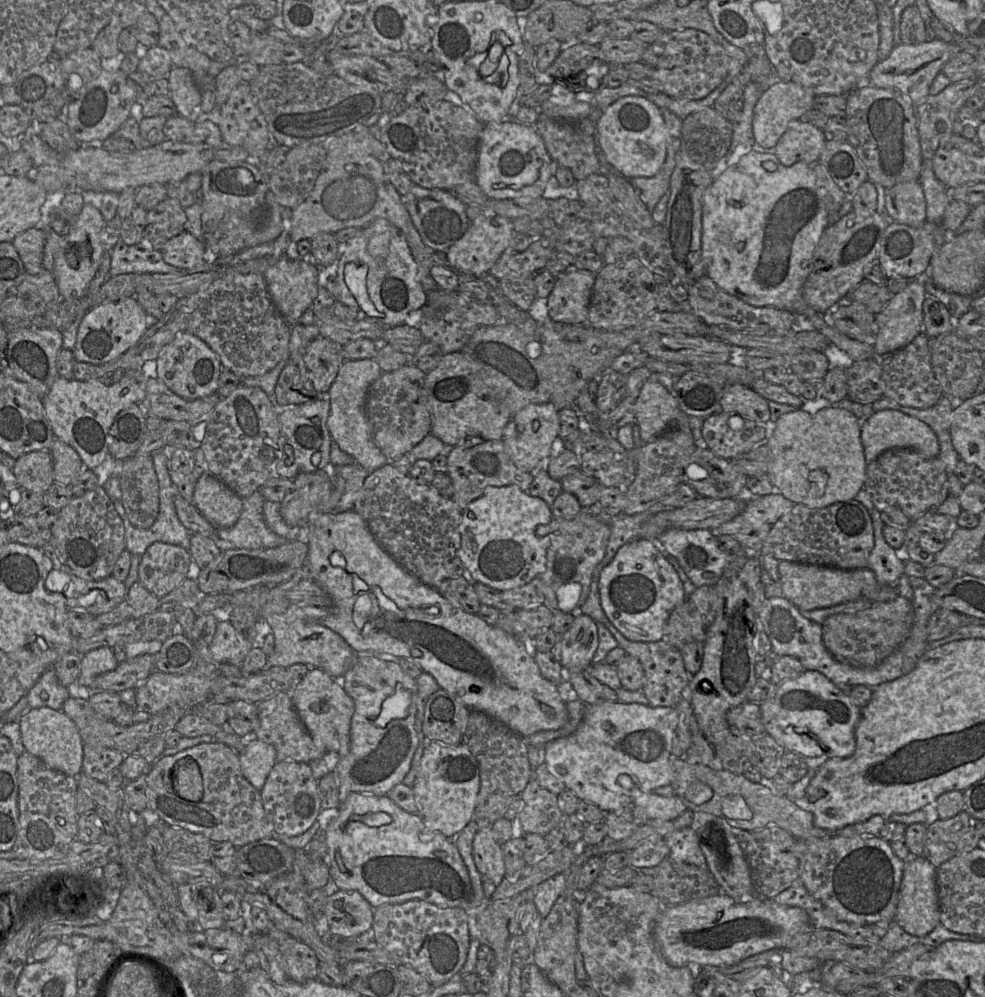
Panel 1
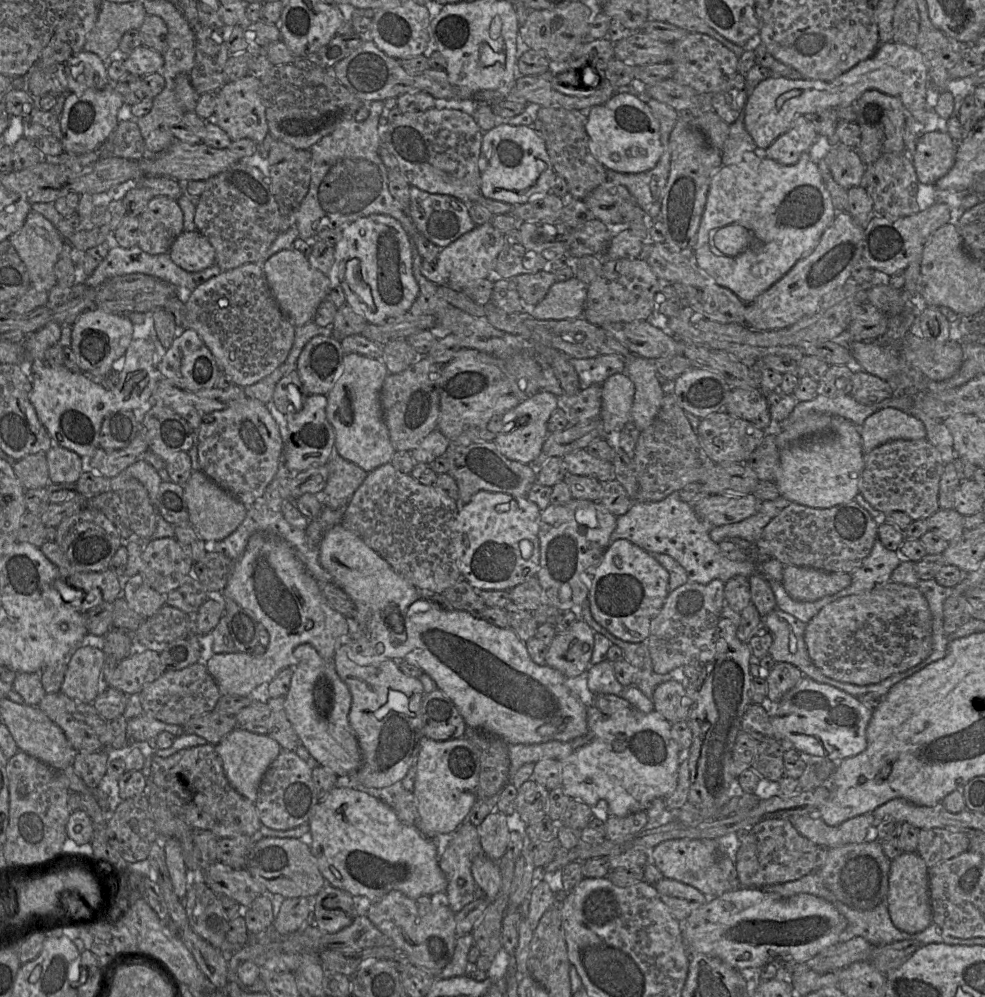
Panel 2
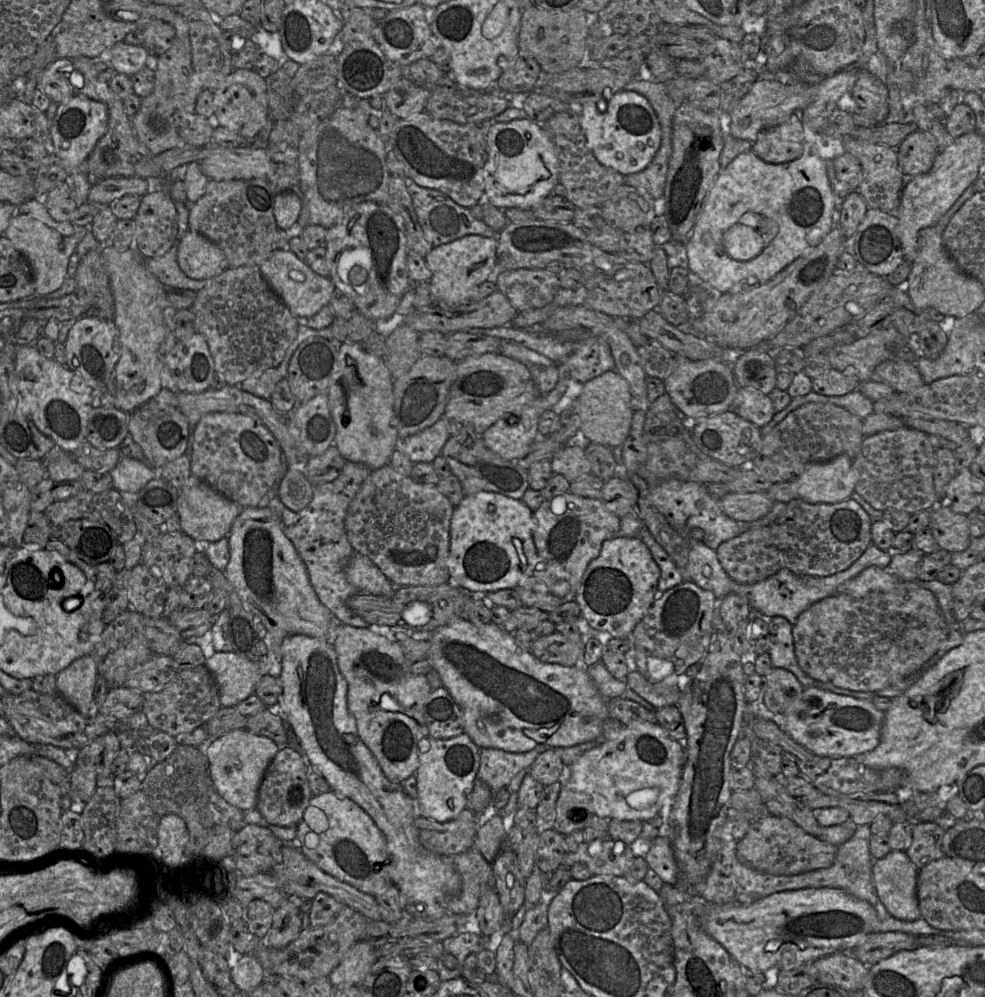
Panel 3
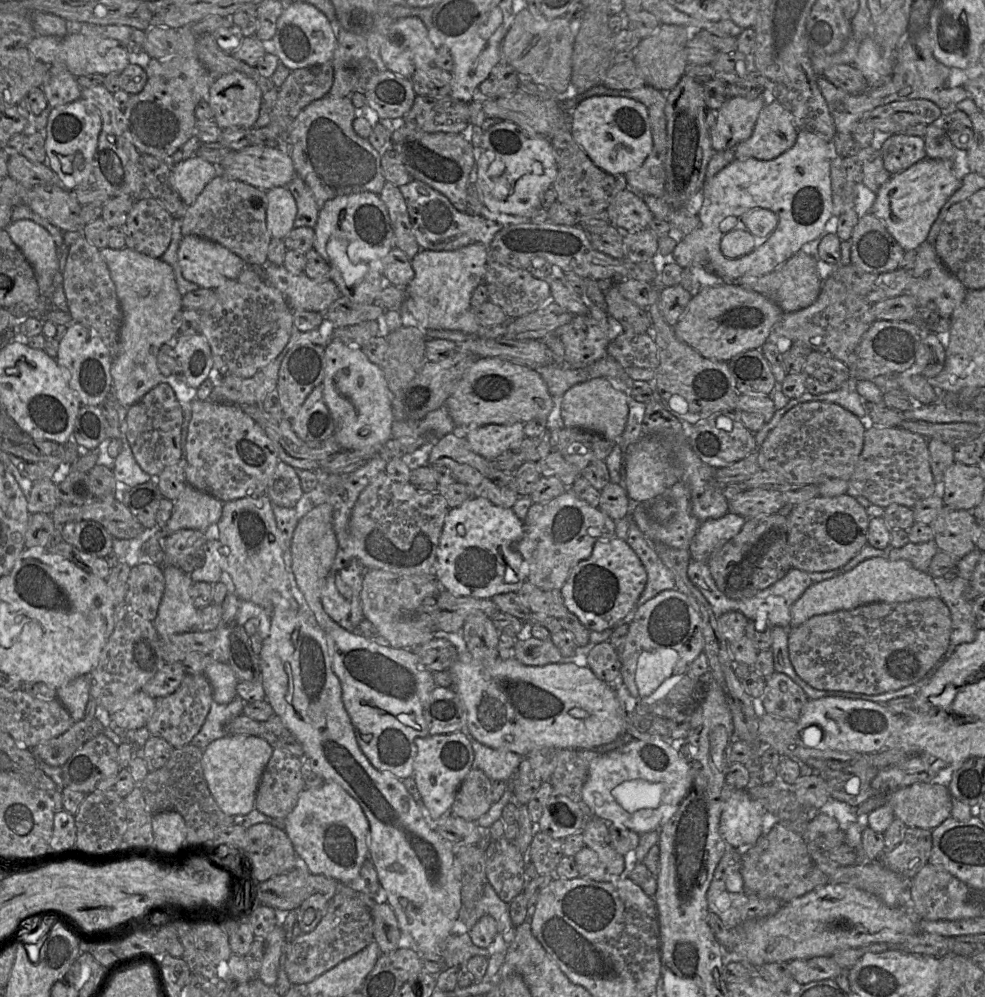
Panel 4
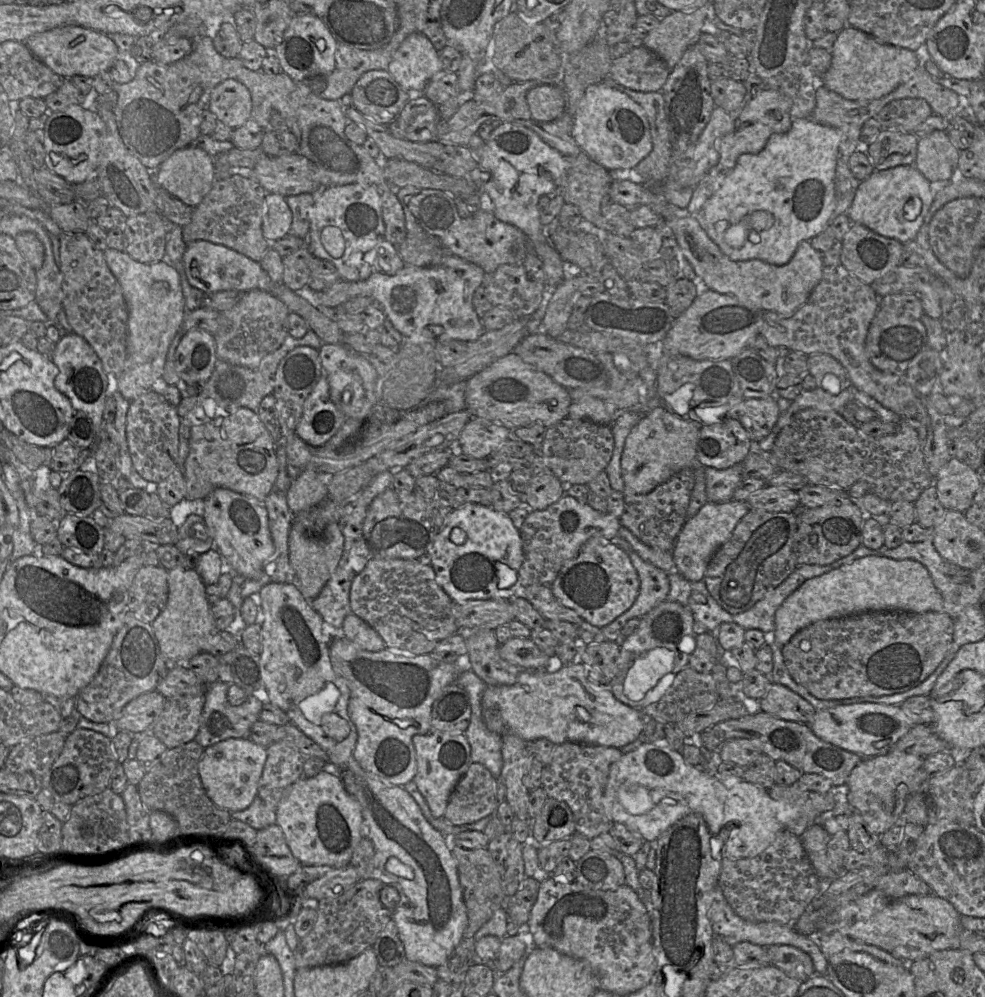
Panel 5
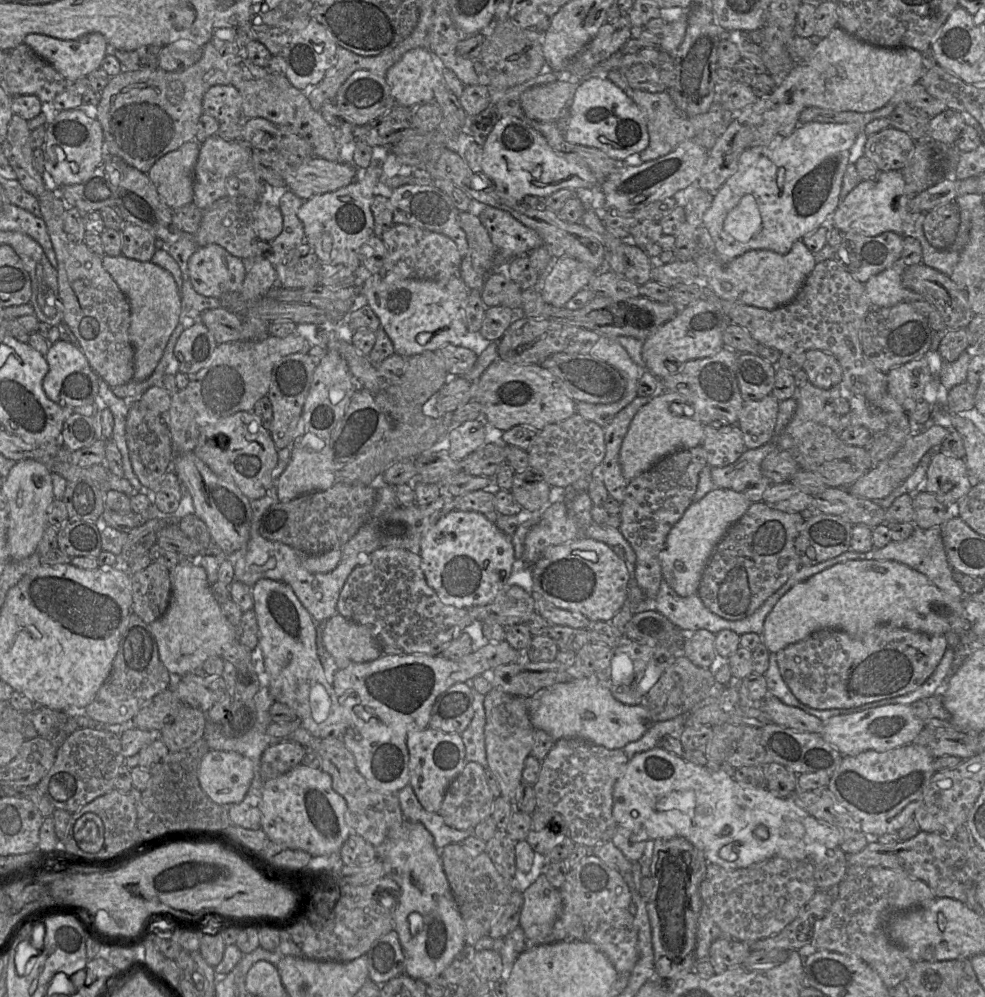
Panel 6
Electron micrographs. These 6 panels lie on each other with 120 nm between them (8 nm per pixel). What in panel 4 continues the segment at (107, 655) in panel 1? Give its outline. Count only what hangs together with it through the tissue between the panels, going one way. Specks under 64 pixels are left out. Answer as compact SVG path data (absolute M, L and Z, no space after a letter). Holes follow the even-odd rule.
M88 675L76 677L57 688L56 698L69 712L74 722L84 719L87 702L90 698Z

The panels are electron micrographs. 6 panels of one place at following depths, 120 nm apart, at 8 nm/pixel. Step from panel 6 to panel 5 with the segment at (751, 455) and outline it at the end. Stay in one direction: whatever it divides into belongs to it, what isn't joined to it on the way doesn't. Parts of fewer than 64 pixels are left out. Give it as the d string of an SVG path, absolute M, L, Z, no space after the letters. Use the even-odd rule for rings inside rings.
M741 464L727 469L705 467L707 501L725 503L733 497L733 492L743 479Z

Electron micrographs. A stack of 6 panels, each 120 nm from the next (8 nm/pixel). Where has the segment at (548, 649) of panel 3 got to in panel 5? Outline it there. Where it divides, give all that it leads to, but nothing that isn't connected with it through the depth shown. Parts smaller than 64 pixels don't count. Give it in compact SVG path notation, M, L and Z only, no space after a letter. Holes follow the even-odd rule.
M512 637L498 647L500 657L522 670L545 670L551 658L530 638Z

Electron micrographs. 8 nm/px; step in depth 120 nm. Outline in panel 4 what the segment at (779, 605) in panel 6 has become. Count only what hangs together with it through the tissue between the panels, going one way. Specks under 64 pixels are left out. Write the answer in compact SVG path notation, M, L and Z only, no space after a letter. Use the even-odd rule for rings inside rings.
M873 557L862 561L848 572L810 586L791 607L789 628L798 627L816 615L852 610L862 605L938 597L939 590L928 572L915 569L907 560L891 561L884 557Z

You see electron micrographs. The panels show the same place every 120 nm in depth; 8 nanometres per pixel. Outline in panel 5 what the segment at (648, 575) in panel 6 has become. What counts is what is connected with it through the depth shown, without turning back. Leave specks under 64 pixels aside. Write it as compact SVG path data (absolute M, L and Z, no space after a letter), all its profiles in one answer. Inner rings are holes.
M694 467L675 473L647 494L625 496L625 508L620 524L645 545L662 551L672 551L677 536L688 519L686 516L694 487Z

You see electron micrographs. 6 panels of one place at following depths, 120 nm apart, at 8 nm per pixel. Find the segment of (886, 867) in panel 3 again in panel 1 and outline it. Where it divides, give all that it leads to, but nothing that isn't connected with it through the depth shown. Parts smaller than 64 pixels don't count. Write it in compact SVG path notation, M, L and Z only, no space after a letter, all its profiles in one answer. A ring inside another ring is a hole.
M925 856L904 861L895 920L910 935L925 936L940 923L937 868Z

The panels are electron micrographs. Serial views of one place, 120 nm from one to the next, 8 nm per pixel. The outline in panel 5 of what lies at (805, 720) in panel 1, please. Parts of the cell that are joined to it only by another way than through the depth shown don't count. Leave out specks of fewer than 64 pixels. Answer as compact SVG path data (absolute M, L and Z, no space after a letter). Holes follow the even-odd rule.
M863 703L816 710L813 720L807 725L821 740L858 754L862 758L872 758L888 752L914 723L898 705Z

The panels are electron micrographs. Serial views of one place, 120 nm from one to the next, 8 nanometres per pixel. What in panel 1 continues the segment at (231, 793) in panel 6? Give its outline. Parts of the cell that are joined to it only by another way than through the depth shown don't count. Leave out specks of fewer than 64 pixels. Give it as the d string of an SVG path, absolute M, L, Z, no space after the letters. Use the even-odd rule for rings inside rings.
M249 737L239 752L239 761L244 777L253 787L261 790L277 762L276 749L271 744Z

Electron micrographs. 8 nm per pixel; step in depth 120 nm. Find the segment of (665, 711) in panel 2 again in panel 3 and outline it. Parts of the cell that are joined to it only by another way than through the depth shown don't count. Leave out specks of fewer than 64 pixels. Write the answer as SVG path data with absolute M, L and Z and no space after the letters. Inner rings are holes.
M632 671L626 678L626 684L627 689L633 690L657 710L677 706L681 693L684 691L684 685L689 682L689 679L693 678L688 678L686 675L676 677L672 674L660 683L653 684L639 672Z

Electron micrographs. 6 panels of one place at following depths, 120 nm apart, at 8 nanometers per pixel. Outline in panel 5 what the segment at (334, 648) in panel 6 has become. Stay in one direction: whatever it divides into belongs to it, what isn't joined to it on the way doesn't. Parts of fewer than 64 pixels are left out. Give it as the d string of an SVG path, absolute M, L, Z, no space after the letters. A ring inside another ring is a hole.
M348 614L342 625L344 638L364 650L377 652L386 649L381 636L363 619L355 614Z

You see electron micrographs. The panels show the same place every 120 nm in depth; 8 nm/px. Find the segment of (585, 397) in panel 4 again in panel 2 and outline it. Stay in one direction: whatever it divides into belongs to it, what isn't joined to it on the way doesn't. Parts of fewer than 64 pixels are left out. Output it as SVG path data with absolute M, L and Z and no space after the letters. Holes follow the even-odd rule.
M625 373L610 376L602 384L602 407L599 419L603 434L620 433L631 420L635 386Z

